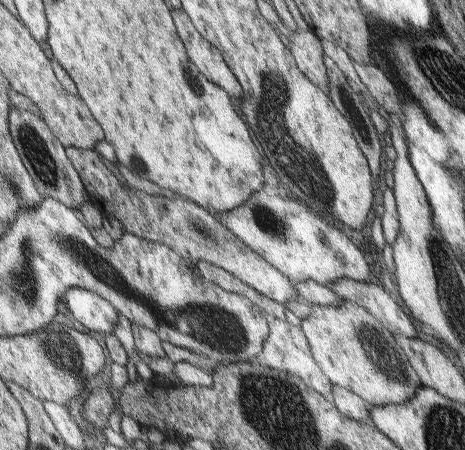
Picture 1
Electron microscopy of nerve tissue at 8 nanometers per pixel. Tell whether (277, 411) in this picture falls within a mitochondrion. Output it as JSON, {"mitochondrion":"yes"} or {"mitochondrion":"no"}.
{"mitochondrion":"yes"}

